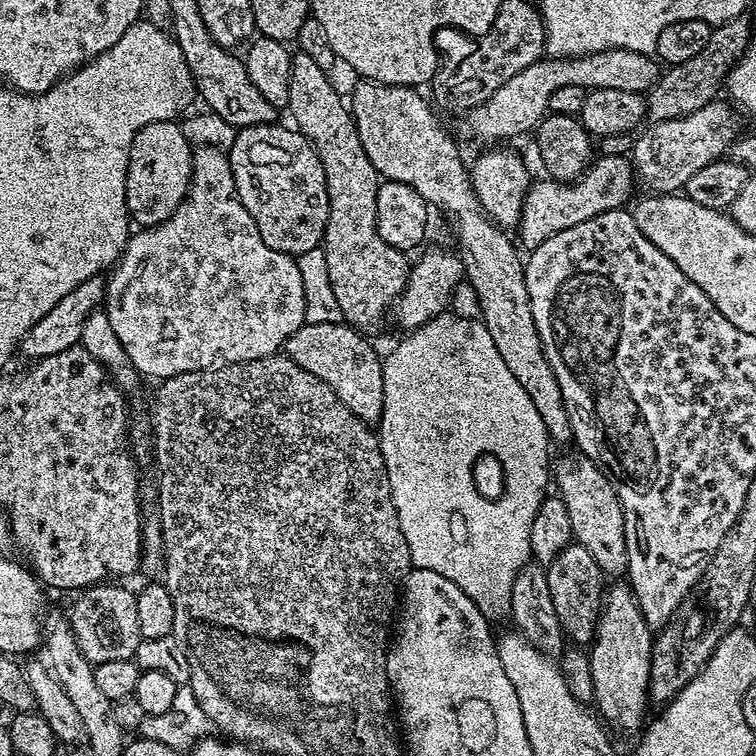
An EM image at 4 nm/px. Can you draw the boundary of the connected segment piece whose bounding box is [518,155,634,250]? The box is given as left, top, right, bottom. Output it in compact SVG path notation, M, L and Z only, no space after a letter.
M597 155L577 180L543 179L537 184L536 181L529 183L528 193L520 211L519 243L521 245L524 243L525 249L528 250L542 246L546 238L562 230L570 230L570 226L578 226L578 222L586 222L586 218L594 218L615 208L624 208L633 199L634 169L627 155L616 157Z

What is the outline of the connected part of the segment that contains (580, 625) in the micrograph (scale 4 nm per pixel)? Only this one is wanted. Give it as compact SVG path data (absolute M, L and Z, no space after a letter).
M573 542L546 565L546 571L550 582L550 602L554 604L554 614L558 616L565 637L576 646L591 645L606 591L606 577L598 562L590 558L590 550Z

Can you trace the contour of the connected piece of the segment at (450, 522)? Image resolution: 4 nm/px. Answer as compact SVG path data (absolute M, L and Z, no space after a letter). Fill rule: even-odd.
M445 310L433 320L427 320L420 328L413 328L408 336L392 353L383 357L384 373L382 382L385 383L384 405L378 423L380 449L386 462L386 474L390 482L390 494L394 502L394 510L398 514L398 526L402 530L402 538L406 538L406 546L410 550L412 564L418 568L434 570L434 574L442 574L442 578L450 578L474 606L490 622L496 622L507 617L510 613L510 586L514 586L514 578L518 570L529 563L530 526L534 523L534 514L538 514L538 506L544 500L546 489L544 483L550 480L550 460L548 464L548 447L550 441L546 426L542 426L542 418L538 418L538 410L534 410L534 402L526 395L526 390L518 386L518 378L510 374L506 362L502 362L502 354L498 354L498 346L494 346L494 338L490 338L490 330L479 319L471 320L468 316L451 316L451 311ZM479 456L493 456L500 463L500 472L504 475L504 493L497 500L483 496L476 489L476 480L472 477L472 467Z

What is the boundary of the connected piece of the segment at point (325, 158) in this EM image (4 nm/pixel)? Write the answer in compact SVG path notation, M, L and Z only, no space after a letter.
M297 51L292 57L290 66L290 98L286 109L287 115L292 115L291 123L312 141L314 150L322 162L322 170L326 174L326 190L328 191L328 221L324 231L322 247L326 256L329 271L330 286L338 298L343 319L357 330L372 328L384 315L389 315L390 309L404 293L408 281L410 260L405 253L394 246L382 242L376 232L376 203L378 190L382 183L380 173L374 170L370 158L366 158L366 150L362 150L362 138L358 138L356 123L352 117L349 105L340 97L338 89L332 85L329 73L310 54Z

